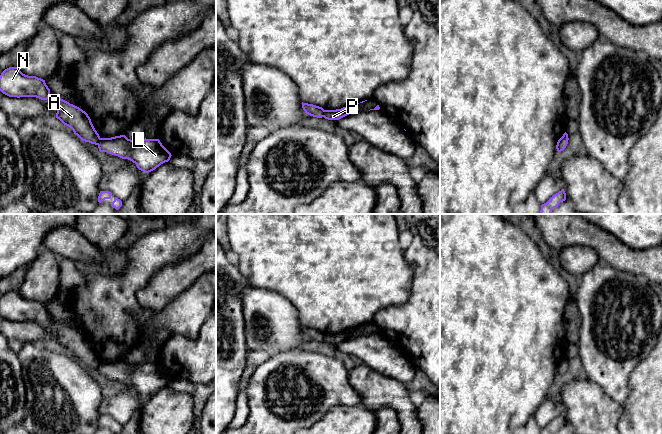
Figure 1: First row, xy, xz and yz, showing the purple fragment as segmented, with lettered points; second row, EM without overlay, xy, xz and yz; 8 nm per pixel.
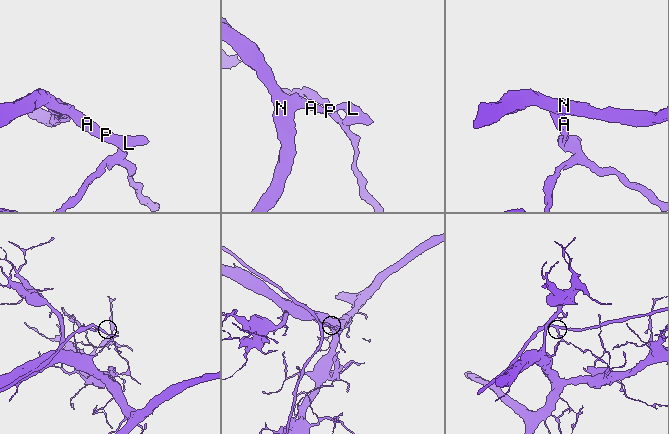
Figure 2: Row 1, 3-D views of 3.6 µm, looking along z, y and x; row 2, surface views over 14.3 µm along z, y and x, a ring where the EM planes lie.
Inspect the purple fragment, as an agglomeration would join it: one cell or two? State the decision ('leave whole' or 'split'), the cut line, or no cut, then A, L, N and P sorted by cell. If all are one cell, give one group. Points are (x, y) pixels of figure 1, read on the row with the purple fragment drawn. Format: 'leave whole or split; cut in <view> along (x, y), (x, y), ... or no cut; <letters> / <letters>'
split; cut in xy along (101, 138), (97, 144); A N / L P

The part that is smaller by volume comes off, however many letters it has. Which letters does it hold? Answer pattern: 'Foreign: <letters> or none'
Foreign: A, N

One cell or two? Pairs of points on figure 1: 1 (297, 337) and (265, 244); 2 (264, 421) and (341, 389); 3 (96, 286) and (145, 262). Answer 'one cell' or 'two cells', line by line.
1: two cells
2: one cell
3: one cell

